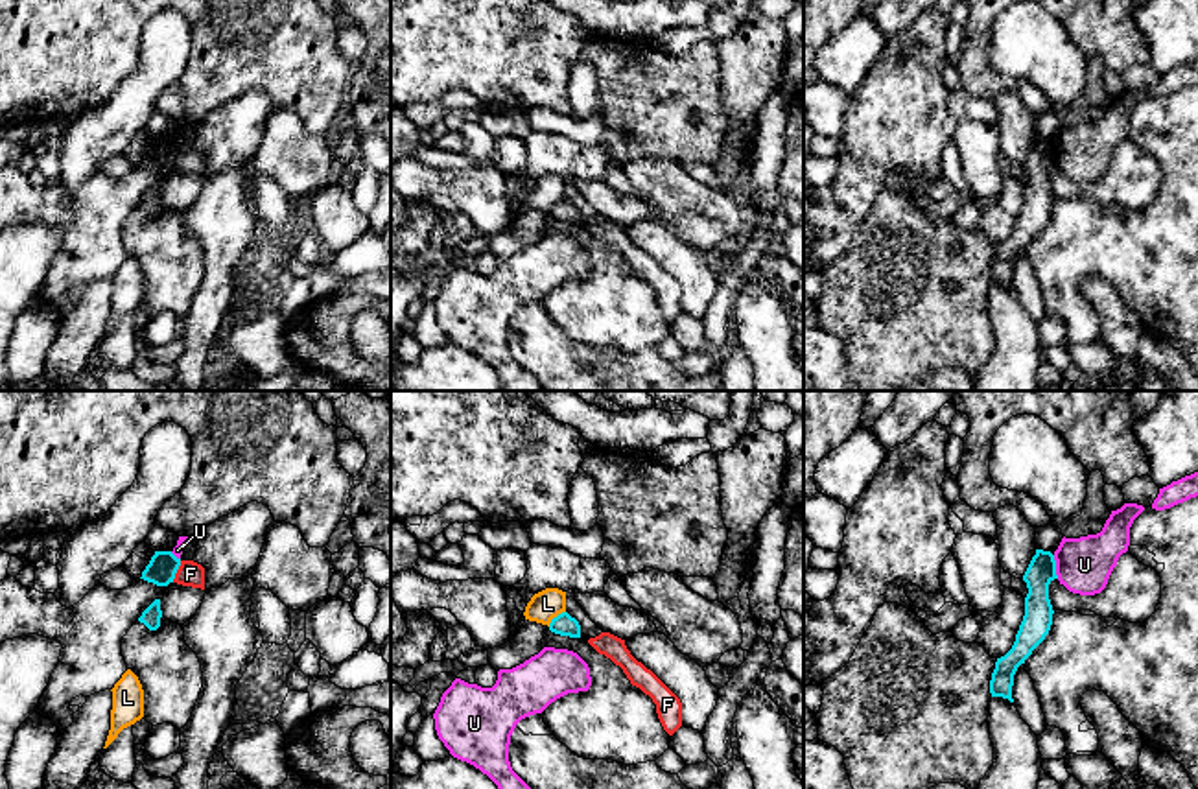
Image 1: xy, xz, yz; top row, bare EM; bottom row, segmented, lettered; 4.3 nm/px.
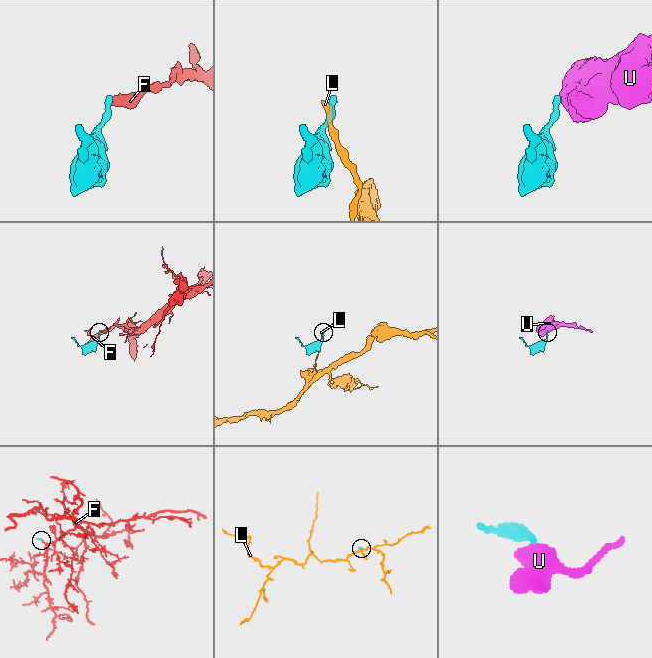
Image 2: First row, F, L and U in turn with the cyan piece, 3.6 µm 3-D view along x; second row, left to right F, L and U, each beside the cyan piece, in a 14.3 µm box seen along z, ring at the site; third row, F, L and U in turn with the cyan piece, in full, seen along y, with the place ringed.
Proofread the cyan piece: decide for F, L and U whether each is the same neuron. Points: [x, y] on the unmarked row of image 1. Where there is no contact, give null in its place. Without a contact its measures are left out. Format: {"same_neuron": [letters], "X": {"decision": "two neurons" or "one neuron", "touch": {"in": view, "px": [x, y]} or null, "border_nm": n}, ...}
{"same_neuron": [], "F": {"decision": "two neurons", "touch": {"in": "xy", "px": [176, 159]}, "border_nm": 100}, "L": {"decision": "two neurons", "touch": {"in": "xz", "px": [557, 203]}, "border_nm": 100}, "U": {"decision": "two neurons", "touch": {"in": "yz", "px": [1055, 153]}, "border_nm": 110}}

